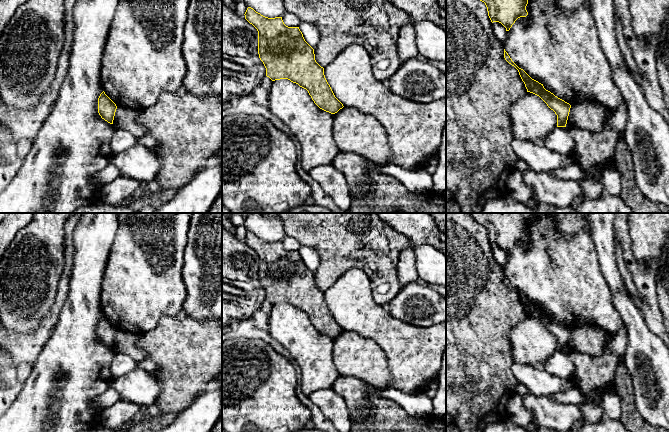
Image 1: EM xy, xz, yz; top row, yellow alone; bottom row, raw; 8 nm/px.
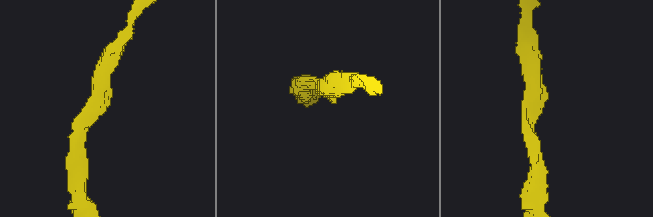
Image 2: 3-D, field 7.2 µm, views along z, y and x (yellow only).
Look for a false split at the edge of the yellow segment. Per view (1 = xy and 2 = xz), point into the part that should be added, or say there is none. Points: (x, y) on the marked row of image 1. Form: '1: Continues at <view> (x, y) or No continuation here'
1: No continuation here
2: No continuation here

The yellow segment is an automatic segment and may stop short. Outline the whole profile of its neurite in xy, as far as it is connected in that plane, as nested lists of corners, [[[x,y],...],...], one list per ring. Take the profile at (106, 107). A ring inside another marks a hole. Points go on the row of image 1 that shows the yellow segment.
[[[103,91],[98,98],[98,113],[101,118],[113,124],[116,109],[116,104]]]

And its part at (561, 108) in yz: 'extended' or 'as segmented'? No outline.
as segmented

